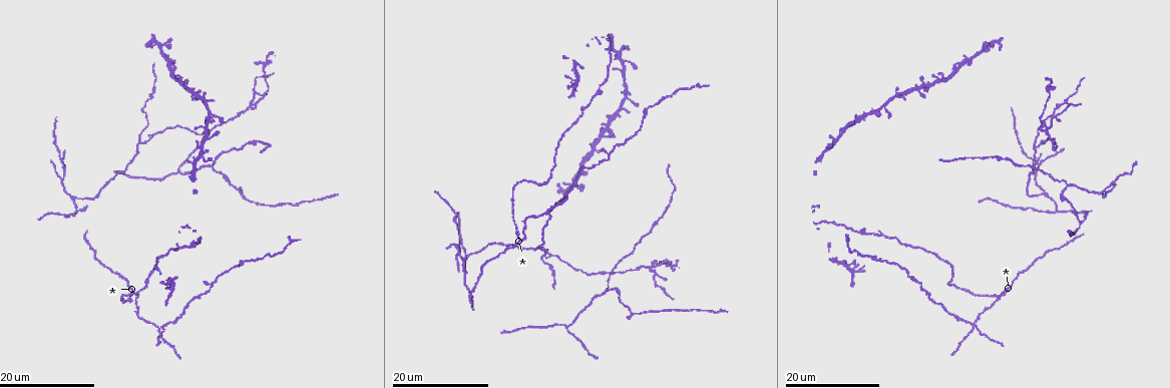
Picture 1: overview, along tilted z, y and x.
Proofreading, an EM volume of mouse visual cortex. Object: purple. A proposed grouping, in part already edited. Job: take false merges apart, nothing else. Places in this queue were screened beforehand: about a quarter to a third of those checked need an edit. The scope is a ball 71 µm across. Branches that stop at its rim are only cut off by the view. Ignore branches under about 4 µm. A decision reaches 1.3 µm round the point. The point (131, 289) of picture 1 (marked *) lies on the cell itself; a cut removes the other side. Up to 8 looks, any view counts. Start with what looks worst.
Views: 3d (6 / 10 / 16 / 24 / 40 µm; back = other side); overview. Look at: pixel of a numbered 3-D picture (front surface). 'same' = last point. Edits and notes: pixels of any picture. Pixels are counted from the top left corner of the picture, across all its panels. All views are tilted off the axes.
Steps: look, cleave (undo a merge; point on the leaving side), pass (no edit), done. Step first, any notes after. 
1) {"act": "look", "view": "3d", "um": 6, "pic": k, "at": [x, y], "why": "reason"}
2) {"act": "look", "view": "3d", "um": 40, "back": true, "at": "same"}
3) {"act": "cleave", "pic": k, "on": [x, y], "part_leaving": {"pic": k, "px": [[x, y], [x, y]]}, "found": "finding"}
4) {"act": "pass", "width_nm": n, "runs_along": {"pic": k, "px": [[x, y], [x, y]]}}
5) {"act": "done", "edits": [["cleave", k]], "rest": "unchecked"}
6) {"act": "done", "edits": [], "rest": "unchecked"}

{"act": "look", "view": "3d", "um": 16, "pic": 1, "at": [160, 328], "why": "four arms meet"}

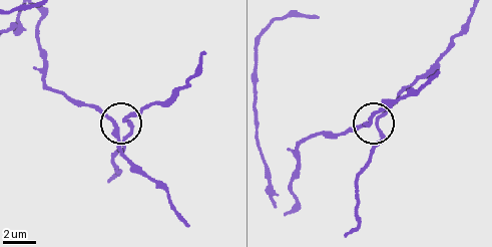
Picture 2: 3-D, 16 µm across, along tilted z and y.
{"act": "look", "view": "3d", "um": 10, "pic": 2, "at": [116, 124]}

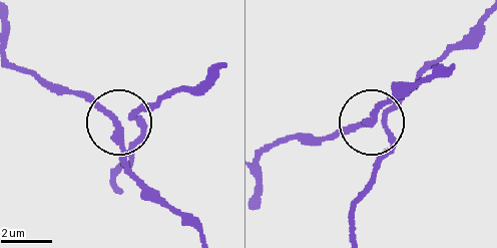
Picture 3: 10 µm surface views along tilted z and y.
{"act": "pass", "arms": 4, "runs_along": {"pic": 3, "px": [[9, 57], [21, 70], [90, 96], [115, 116], [130, 176]]}, "found": "continuous, no second cell"}

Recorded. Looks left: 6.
{"act": "look", "view": "3d", "um": 16, "pic": 1, "at": [1049, 129], "why": "three arms meet"}

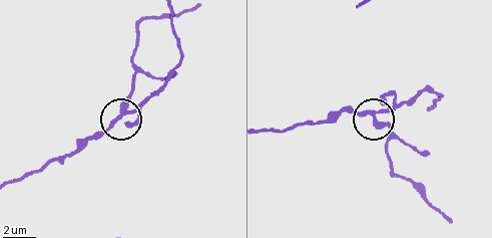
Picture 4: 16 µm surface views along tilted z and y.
{"act": "look", "view": "3d", "um": 10, "pic": 4, "at": [121, 113], "why": "closer look"}

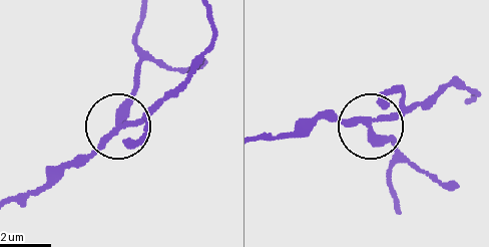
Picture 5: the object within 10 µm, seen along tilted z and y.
{"act": "cleave", "pic": 5, "on": [148, 111], "found": "a second cell is stuck on"}

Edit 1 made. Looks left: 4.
{"act": "look", "view": "overview"}

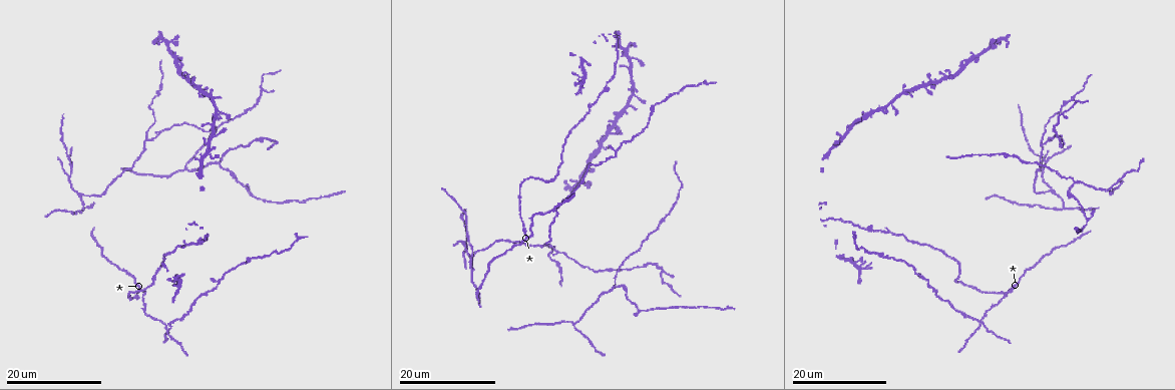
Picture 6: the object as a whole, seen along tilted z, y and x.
{"act": "look", "view": "3d", "um": 24, "pic": 6, "at": [220, 165], "why": "three-way junction"}

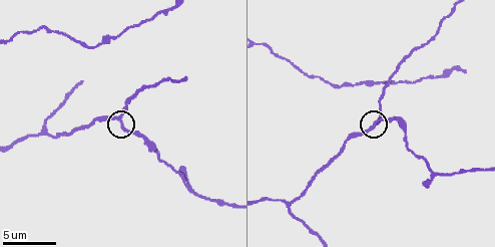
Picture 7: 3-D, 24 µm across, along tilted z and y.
{"act": "look", "view": "3d", "um": 10, "pic": 7, "at": [370, 127], "why": "closer look"}

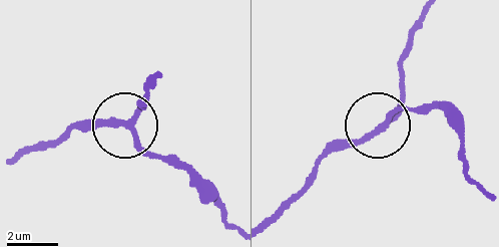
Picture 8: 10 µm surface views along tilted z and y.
{"act": "pass", "arms": 3, "found": "all the same cell"}

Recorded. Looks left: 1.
{"act": "look", "view": "3d", "um": 16, "pic": 7, "at": [44, 132], "why": "a fork"}

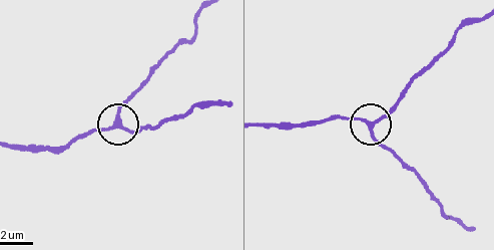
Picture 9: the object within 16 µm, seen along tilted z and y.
{"act": "pass", "width_nm": 210, "found": "one cell here"}

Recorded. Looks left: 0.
{"act": "done", "edits": [["cleave", 5]], "rest": "unchecked"}

